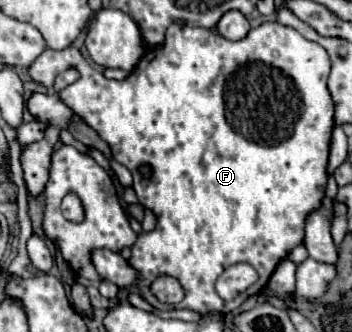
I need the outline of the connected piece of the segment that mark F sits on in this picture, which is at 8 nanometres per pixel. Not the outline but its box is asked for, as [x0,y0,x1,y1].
[28,22,334,314]

